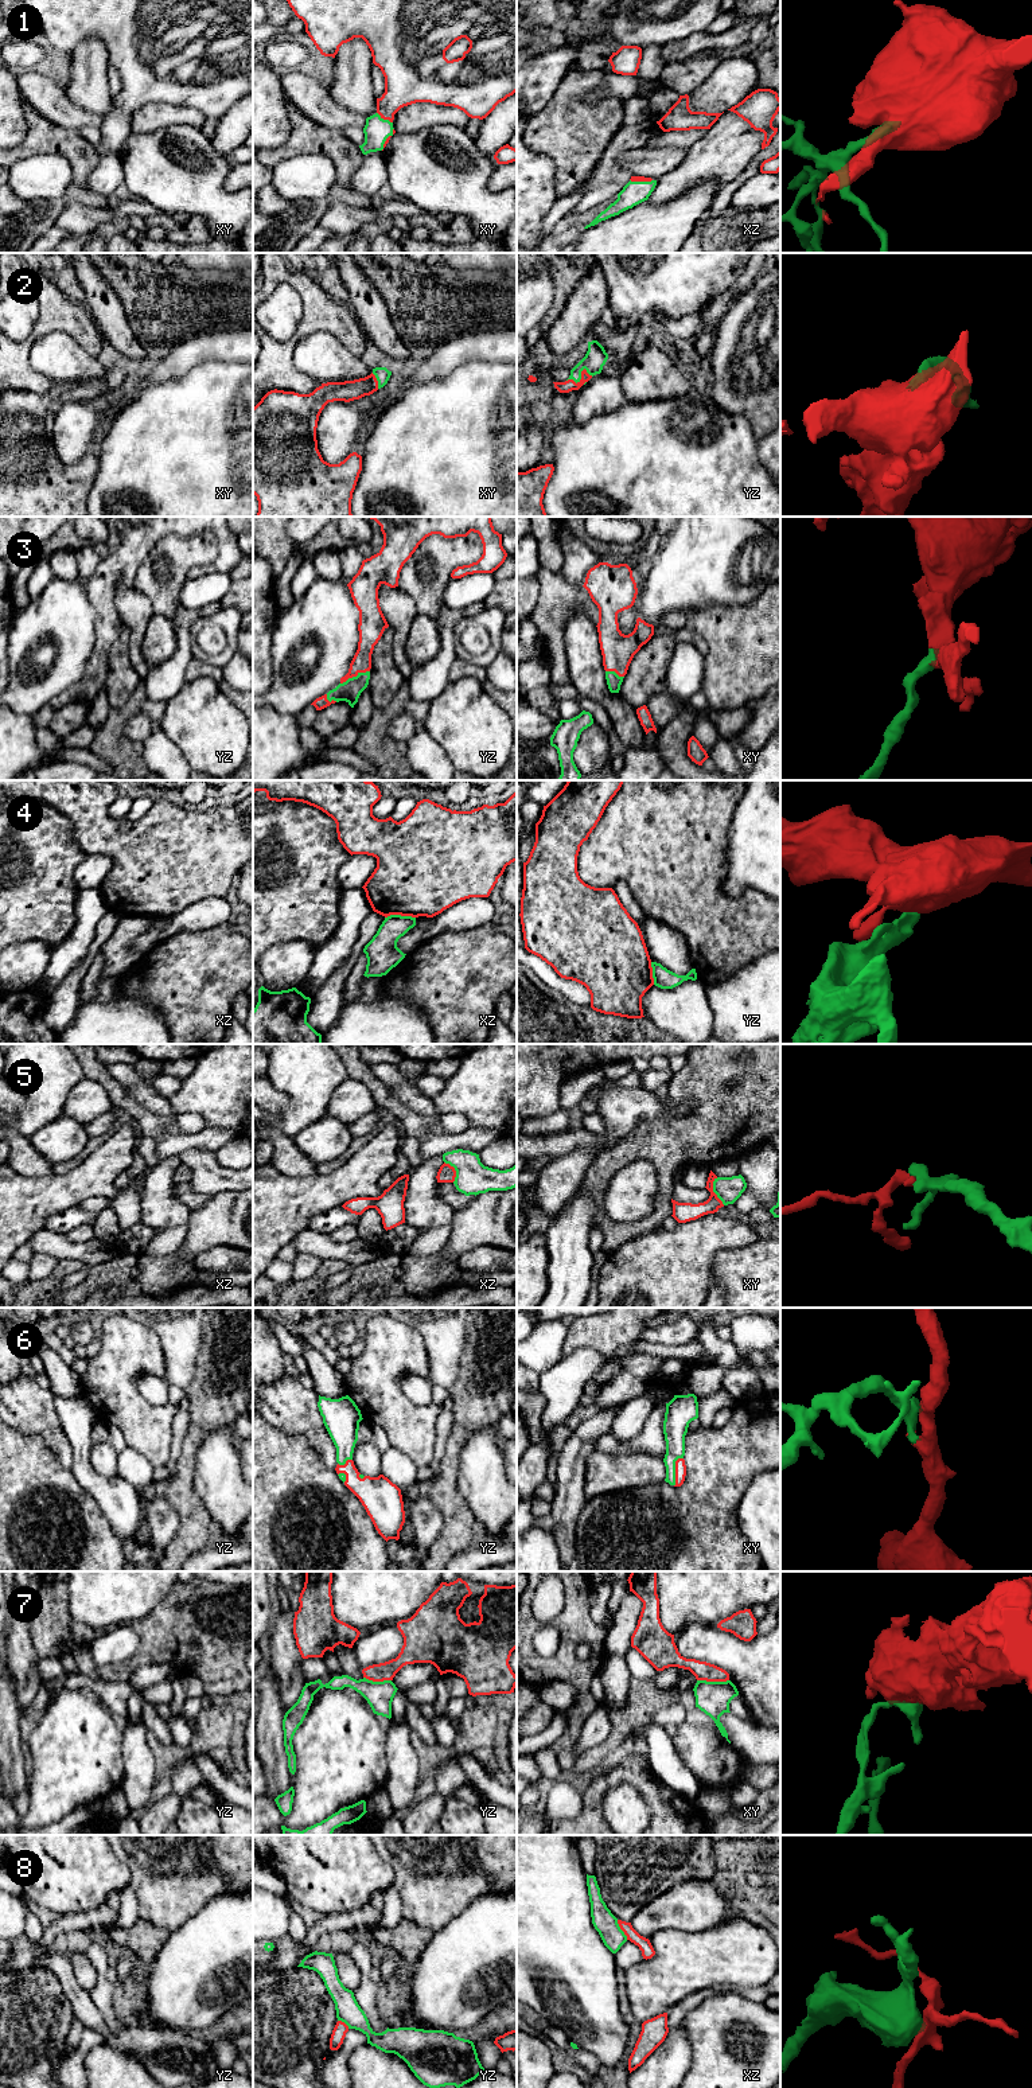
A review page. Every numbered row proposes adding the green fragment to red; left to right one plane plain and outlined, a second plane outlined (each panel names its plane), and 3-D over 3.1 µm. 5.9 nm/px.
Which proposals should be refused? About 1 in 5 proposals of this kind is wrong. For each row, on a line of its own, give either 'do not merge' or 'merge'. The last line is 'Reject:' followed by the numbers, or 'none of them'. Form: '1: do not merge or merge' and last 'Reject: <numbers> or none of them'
1: merge
2: merge
3: merge
4: do not merge
5: do not merge
6: merge
7: do not merge
8: do not merge
Reject: 4, 5, 7, 8

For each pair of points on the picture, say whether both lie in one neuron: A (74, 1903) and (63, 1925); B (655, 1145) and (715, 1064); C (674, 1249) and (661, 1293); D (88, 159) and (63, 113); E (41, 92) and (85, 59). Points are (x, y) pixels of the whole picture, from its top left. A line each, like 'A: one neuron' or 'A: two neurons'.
A: two neurons
B: one neuron
C: one neuron
D: two neurons
E: two neurons

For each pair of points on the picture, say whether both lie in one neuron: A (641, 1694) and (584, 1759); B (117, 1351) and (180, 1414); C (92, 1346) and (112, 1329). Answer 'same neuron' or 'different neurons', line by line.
A: same neuron
B: different neurons
C: different neurons

